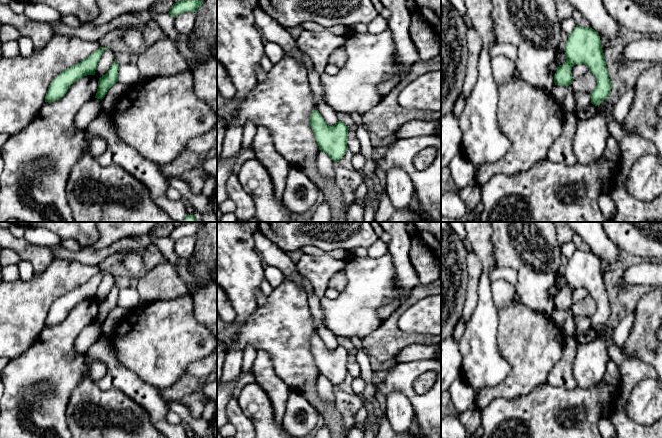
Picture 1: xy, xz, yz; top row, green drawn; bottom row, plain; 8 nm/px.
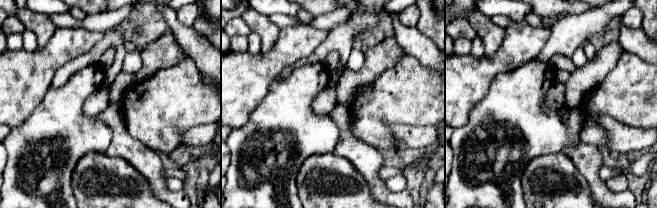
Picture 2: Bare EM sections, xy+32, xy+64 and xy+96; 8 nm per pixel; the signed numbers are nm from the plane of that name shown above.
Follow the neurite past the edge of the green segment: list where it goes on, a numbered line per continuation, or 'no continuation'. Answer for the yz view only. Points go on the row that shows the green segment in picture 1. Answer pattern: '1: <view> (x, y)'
no continuation

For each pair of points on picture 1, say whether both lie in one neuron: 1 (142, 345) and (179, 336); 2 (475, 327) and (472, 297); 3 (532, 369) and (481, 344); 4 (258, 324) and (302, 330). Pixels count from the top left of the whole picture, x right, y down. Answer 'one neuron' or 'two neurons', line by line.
1: one neuron
2: two neurons
3: two neurons
4: one neuron

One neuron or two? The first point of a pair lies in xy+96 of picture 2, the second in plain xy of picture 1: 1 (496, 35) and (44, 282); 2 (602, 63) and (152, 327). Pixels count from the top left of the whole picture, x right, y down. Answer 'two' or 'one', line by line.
1: two
2: two

